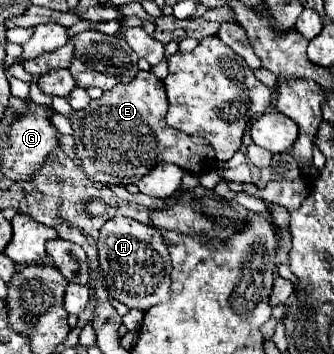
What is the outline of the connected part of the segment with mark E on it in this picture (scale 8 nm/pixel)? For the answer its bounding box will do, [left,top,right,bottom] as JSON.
[72,71,216,187]

